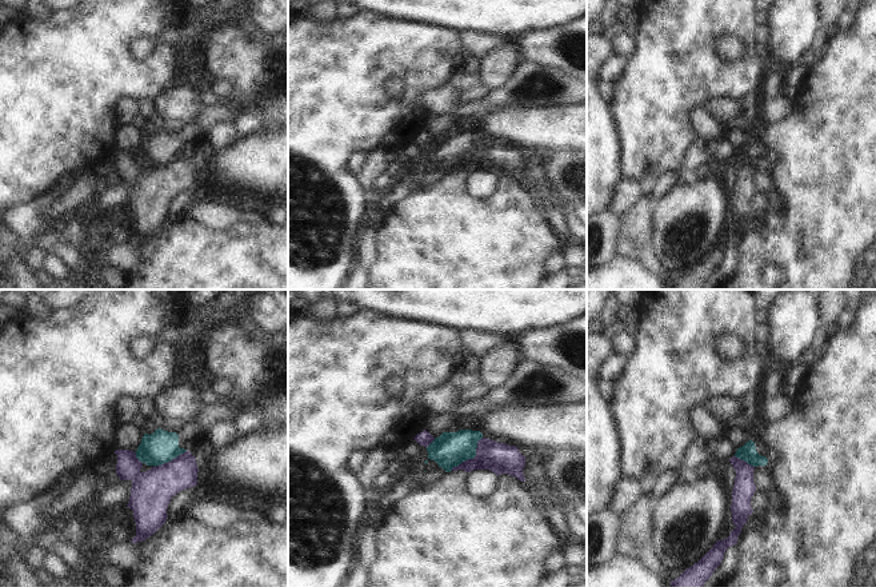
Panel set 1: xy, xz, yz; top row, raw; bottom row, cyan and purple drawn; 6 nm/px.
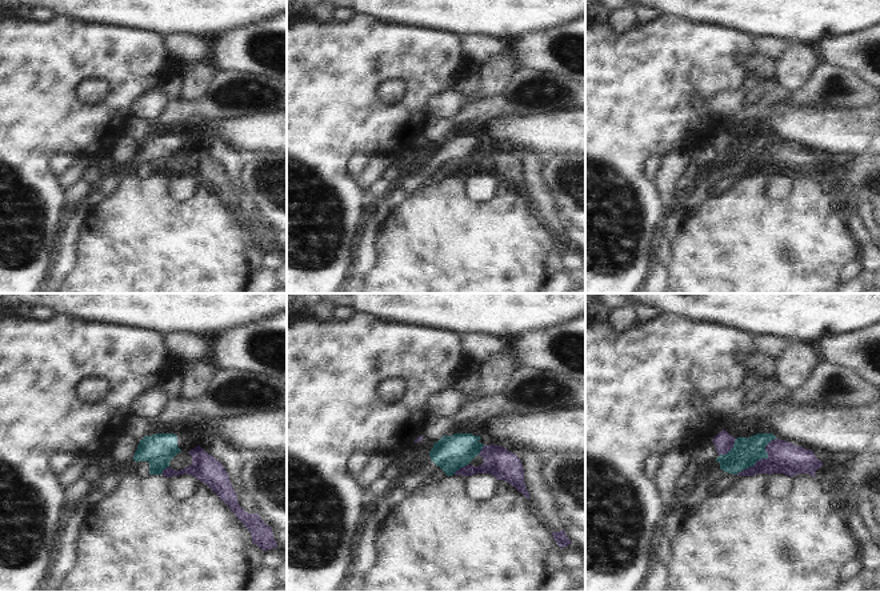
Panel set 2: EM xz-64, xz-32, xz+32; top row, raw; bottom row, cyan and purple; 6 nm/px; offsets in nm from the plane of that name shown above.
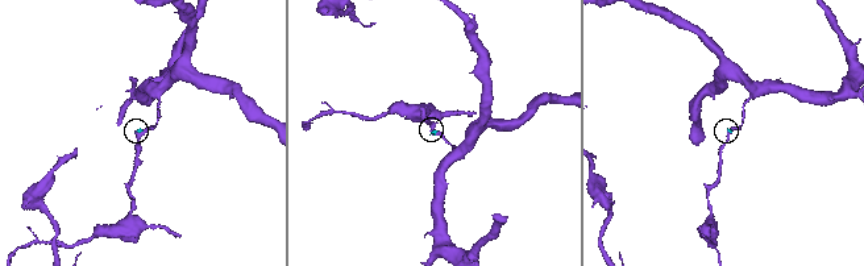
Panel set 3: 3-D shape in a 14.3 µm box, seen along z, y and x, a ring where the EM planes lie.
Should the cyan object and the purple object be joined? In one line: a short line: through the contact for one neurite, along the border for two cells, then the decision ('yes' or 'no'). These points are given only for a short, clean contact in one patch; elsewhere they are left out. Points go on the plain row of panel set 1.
line xz (450, 151), (464, 151), (472, 159), (499, 159); yes

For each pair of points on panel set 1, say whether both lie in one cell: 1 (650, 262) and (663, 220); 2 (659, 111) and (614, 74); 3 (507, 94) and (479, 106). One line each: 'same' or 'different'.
1: different
2: different
3: same

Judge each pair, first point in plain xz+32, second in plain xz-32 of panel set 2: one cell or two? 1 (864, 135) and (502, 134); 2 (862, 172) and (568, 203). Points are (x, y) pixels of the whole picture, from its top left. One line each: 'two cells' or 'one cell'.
1: one cell
2: one cell

